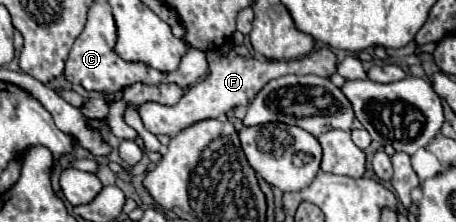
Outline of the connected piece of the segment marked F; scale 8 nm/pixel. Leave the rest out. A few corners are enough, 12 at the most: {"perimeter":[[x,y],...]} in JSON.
{"perimeter":[[329,47],[303,59],[207,53],[209,75],[175,107],[145,103],[153,135],[177,133],[249,105],[281,75],[337,73]]}

